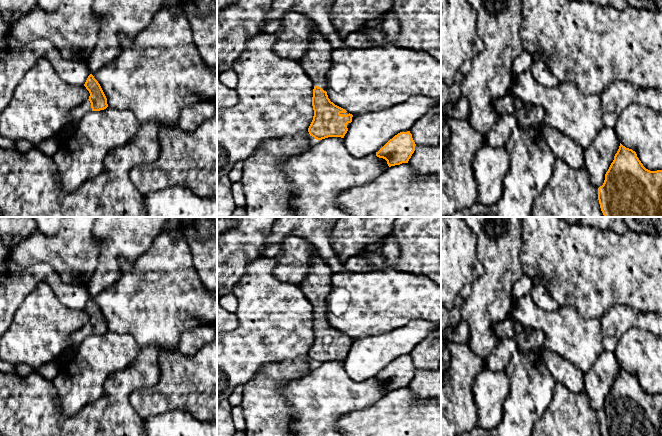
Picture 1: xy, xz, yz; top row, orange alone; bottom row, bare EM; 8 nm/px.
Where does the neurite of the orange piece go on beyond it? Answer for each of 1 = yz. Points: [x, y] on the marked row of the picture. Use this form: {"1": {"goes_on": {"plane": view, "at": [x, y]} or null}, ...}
{"1": {"goes_on": null}}

